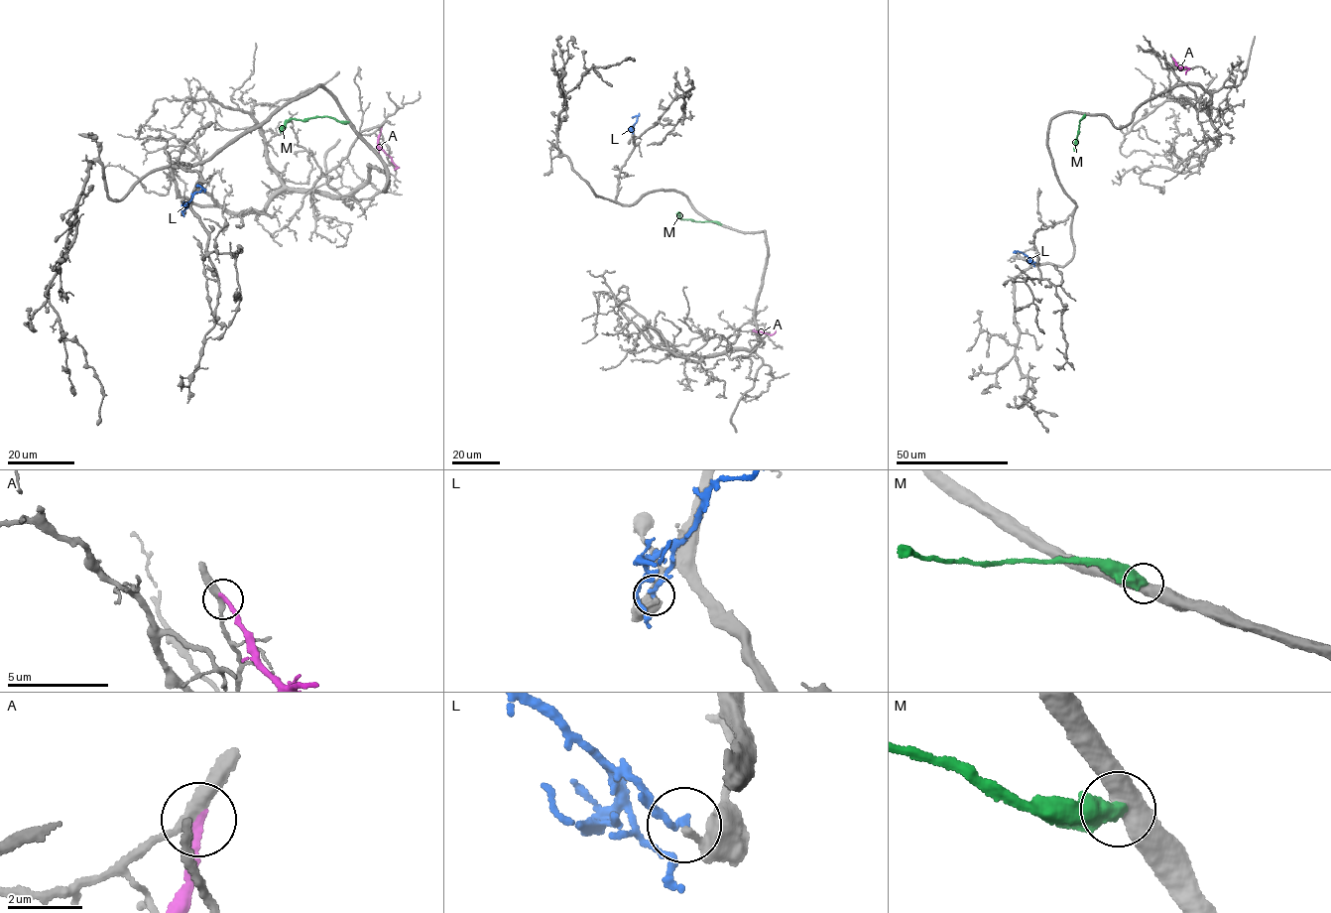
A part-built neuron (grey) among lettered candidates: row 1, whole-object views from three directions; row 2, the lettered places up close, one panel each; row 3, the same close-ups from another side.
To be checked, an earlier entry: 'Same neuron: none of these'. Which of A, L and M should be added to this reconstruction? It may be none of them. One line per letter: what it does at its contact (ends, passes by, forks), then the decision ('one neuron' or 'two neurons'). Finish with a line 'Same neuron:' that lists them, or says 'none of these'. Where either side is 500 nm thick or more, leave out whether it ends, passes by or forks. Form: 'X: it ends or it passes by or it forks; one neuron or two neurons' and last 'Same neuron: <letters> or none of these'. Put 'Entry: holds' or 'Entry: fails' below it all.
A: it ends; two neurons
L: it ends; two neurons
M: two neurons
Same neuron: none of these
Entry: holds

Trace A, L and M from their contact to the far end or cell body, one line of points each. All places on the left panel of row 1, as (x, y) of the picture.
A: (381, 128), (378, 143), (399, 167), (394, 170)
L: (184, 211), (195, 193), (202, 188), (195, 186)
M: (348, 122), (325, 116), (291, 119), (281, 130)

